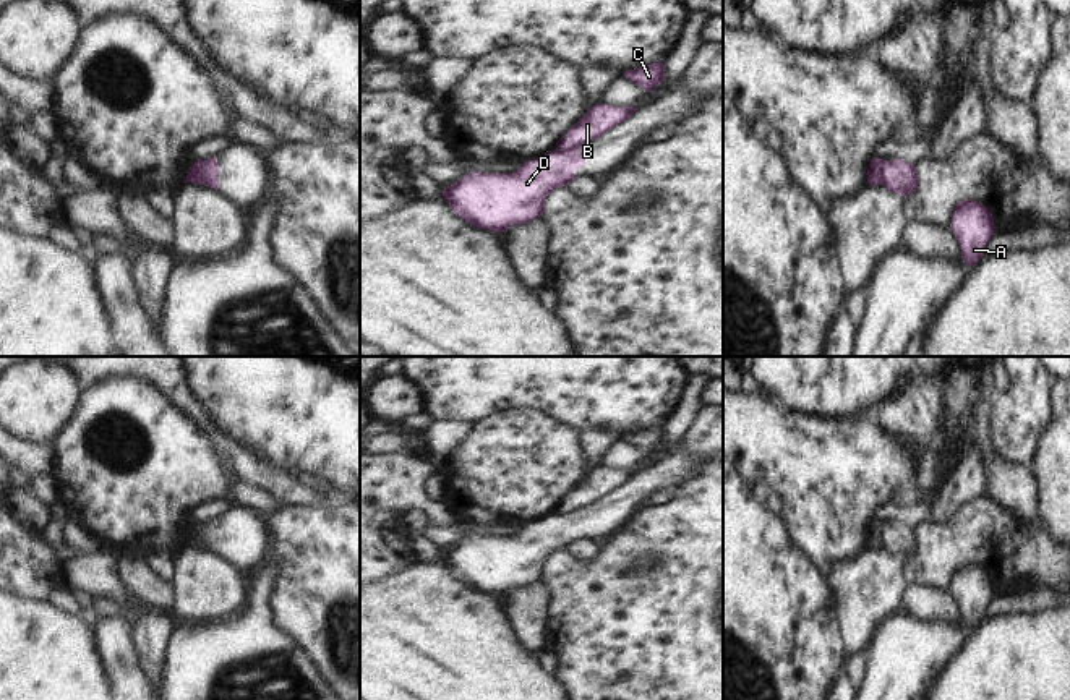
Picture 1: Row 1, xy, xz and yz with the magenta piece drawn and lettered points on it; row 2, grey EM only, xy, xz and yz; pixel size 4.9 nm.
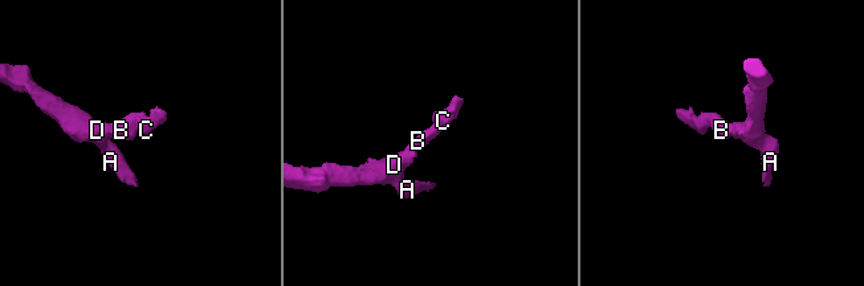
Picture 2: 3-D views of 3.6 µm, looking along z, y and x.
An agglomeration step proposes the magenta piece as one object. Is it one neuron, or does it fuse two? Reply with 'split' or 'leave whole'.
split

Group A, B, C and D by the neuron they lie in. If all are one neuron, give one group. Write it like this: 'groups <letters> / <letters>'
groups A D / B C

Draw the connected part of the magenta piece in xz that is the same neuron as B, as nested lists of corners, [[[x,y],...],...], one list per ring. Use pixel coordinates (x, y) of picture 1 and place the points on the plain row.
[[[603,465],[593,468],[566,497],[556,506],[556,514],[566,515],[574,510],[603,499],[624,483],[627,483],[637,472],[636,470],[613,470]]]

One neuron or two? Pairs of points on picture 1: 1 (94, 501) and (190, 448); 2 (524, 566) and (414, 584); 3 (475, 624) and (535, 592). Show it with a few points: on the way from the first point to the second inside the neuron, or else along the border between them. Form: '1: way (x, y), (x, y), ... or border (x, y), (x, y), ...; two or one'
1: way (119, 477), (136, 473), (145, 465), (166, 465); one
2: border (441, 559), (462, 582), (490, 595); two
3: border (500, 597), (505, 614), (521, 642); two

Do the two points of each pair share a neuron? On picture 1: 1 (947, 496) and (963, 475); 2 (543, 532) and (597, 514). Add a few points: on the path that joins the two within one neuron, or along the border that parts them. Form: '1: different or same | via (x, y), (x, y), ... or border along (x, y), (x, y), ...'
1: same | via (952, 491), (963, 480)
2: same | via (556, 532), (584, 525)

